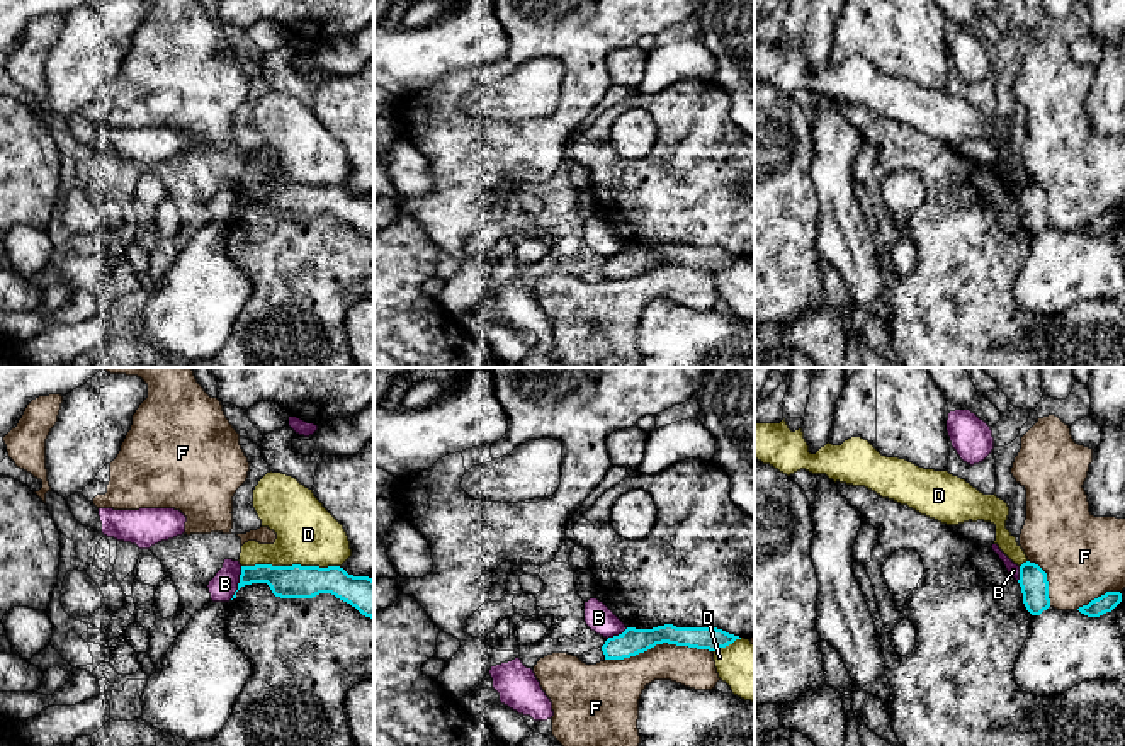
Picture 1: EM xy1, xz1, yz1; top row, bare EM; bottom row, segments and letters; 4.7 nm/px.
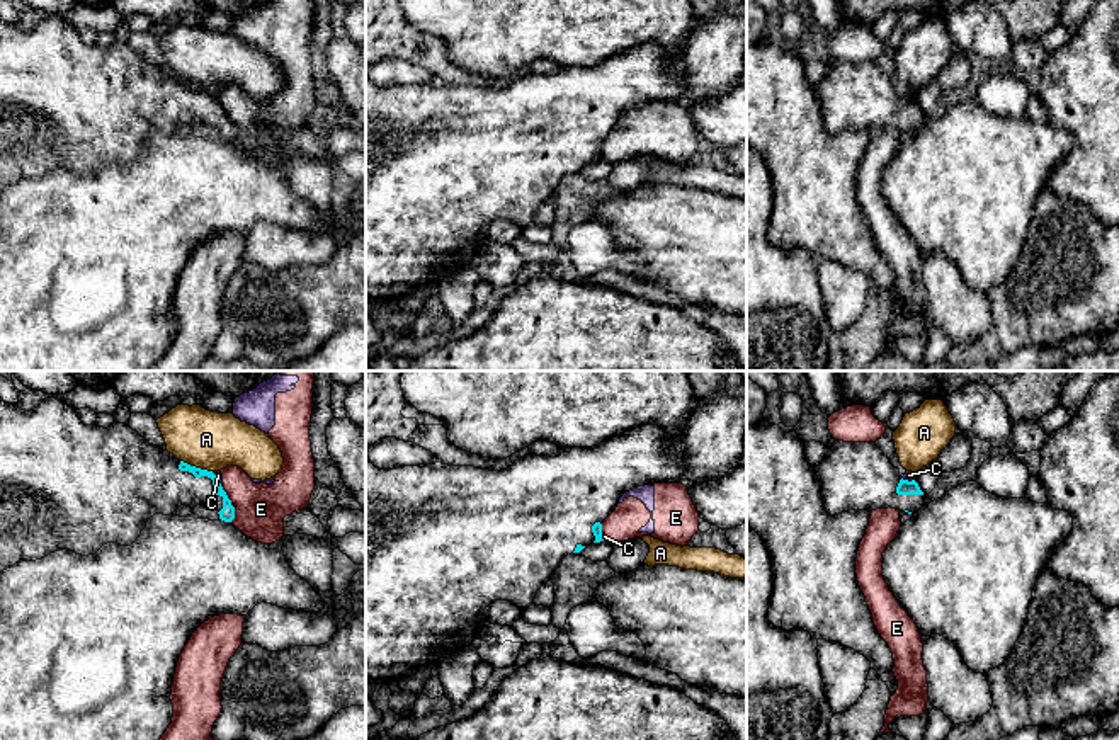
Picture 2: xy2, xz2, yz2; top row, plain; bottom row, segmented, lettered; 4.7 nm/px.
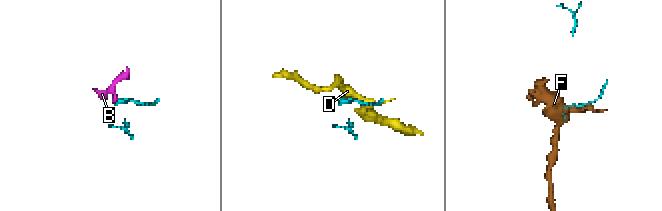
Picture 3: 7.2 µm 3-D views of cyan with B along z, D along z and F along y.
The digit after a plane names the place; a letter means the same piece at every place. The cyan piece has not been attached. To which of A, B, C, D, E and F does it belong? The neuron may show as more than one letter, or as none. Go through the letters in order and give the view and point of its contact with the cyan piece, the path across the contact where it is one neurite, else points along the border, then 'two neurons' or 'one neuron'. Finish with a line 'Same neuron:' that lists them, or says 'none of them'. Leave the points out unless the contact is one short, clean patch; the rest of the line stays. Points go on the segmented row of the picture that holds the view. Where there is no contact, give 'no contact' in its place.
A: contact xy2 (194, 466); border xy2 (181, 460), (211, 472); two neurons
B: contact xy1 (238, 583); border xy1 (242, 566), (238, 589), (230, 599); two neurons
C: contact yz2 (907, 480); border yz2 (902, 477), (914, 480); two neurons
D: contact xy1 (289, 566); two neurons
E: contact xy2 (225, 494); border xy2 (220, 485), (232, 502); two neurons
F: contact xz1 (658, 643); two neurons
Same neuron: none of them

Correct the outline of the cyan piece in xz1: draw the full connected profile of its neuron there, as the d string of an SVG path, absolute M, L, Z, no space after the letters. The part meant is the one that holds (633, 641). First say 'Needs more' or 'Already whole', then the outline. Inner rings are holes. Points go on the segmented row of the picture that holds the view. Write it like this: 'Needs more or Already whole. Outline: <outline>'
Already whole. Outline: M664 624L653 629L627 627L622 634L608 638L602 651L605 660L624 660L663 643L717 651L736 639L741 638L717 627L676 627Z

